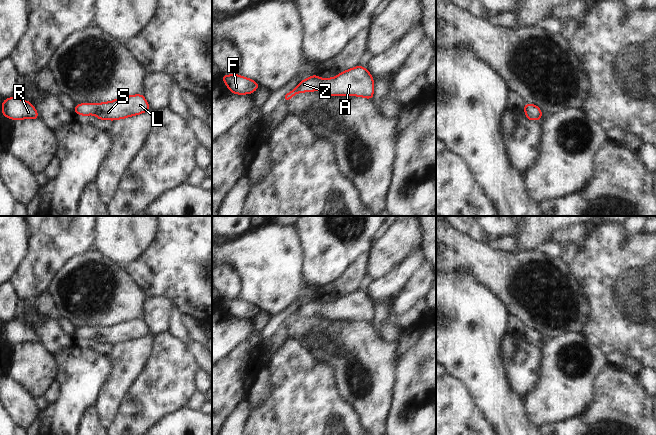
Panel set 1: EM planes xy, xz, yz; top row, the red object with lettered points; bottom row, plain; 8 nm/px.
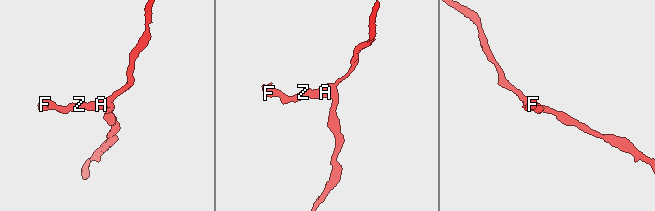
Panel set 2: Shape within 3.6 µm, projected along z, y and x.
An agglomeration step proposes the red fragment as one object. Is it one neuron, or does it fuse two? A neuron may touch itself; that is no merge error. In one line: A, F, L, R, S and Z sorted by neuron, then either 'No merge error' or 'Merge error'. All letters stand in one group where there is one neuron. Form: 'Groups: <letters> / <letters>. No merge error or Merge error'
Groups: A F L R S Z. No merge error.

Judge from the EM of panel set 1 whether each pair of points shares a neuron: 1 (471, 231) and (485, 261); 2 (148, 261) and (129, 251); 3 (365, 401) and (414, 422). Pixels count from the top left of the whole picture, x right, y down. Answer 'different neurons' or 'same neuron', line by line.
1: different neurons
2: different neurons
3: different neurons

